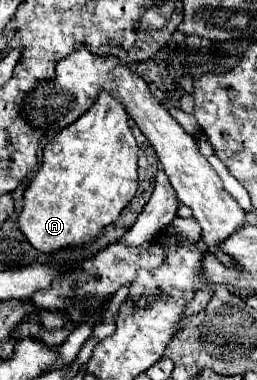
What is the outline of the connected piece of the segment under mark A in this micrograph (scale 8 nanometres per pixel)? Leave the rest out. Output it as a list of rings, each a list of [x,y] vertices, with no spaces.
[[[99,91],[93,107],[45,145],[43,161],[25,189],[23,211],[19,215],[19,227],[35,249],[51,253],[61,247],[77,247],[85,241],[95,239],[103,231],[103,227],[117,221],[123,207],[135,197],[137,143],[127,121],[129,117],[125,107],[111,93]]]

